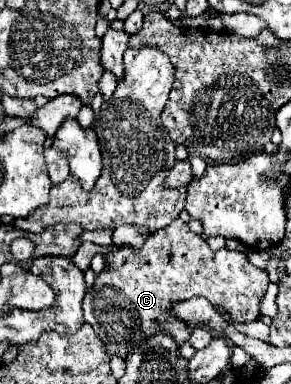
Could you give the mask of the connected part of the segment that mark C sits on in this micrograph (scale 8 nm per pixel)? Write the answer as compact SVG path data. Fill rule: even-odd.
M176 218L170 226L150 234L138 254L132 250L132 246L124 246L122 250L106 256L106 262L108 270L96 276L94 286L84 296L84 320L102 338L108 354L118 354L122 358L136 348L136 342L150 338L154 332L162 328L166 328L174 336L178 346L184 344L190 336L190 330L186 330L186 322L168 314L168 308L172 302L188 300L192 296L208 298L212 304L224 308L236 322L256 320L260 316L260 302L270 282L268 272L252 266L244 252L234 252L228 248L212 250L204 236L198 236L192 230L188 230L188 224L180 218Z

